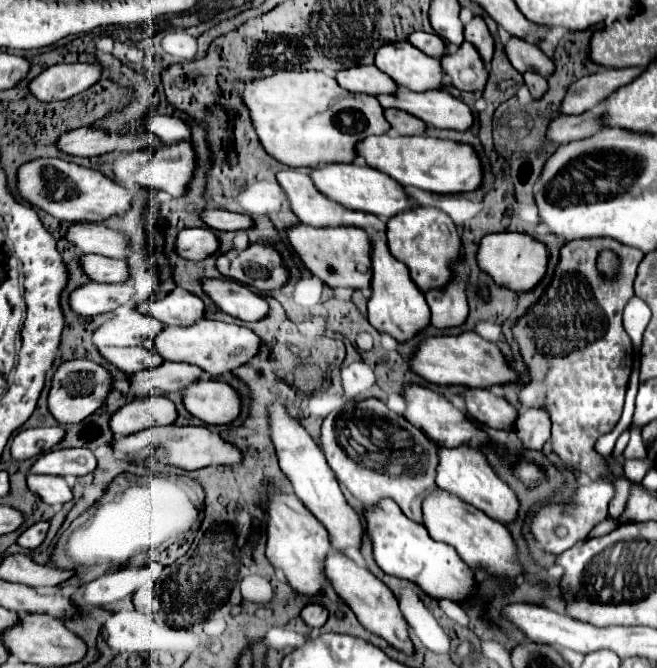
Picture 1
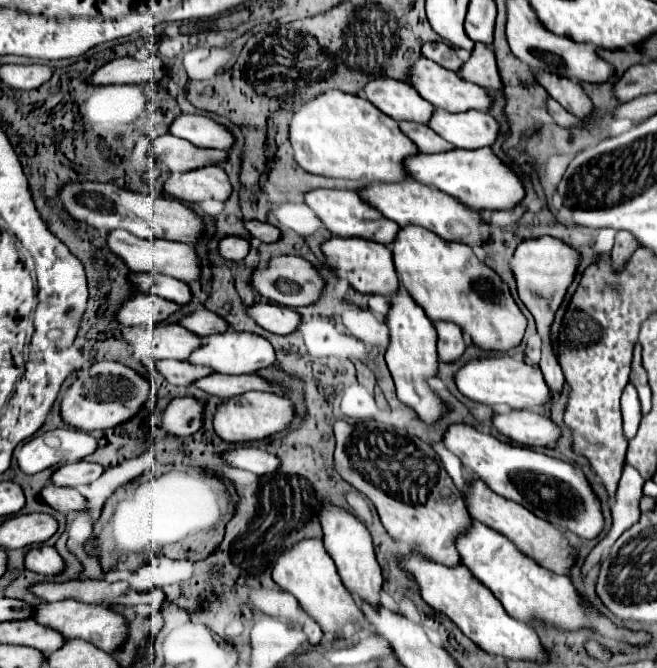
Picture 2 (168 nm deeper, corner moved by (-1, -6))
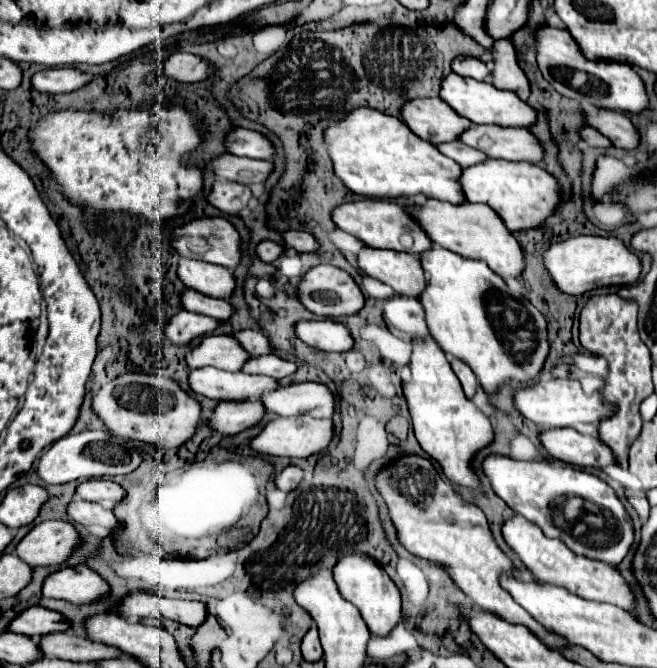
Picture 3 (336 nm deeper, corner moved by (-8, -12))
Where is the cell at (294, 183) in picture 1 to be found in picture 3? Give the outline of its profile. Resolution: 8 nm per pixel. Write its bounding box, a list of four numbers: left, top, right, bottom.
[332,198,434,256]

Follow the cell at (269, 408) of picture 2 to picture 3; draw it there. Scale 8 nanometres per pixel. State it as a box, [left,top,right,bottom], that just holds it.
[252,414,334,458]

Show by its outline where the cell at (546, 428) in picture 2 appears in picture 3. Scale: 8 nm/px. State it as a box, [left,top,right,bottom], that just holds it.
[540,428,616,468]

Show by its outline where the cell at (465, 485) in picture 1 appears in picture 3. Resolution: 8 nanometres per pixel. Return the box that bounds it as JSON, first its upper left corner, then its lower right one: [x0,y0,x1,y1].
[502,516,636,612]

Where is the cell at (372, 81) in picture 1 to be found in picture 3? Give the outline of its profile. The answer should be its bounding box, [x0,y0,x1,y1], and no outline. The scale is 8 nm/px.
[402,98,472,144]

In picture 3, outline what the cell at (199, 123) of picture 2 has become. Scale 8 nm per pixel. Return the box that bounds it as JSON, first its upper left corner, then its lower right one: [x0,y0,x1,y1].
[226,128,274,160]

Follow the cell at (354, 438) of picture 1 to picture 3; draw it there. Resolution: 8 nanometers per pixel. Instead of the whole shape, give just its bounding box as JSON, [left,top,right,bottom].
[376,456,570,650]

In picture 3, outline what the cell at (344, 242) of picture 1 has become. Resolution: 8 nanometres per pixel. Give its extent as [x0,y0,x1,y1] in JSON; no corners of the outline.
[358,248,426,298]

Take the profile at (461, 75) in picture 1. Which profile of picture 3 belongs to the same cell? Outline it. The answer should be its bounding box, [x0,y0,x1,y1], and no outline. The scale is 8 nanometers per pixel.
[492,38,530,100]

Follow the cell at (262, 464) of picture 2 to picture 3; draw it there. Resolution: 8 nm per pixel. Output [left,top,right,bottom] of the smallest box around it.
[276,466,304,492]

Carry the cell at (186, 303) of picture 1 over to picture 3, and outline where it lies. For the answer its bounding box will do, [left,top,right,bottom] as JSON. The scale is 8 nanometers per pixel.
[234,330,272,356]

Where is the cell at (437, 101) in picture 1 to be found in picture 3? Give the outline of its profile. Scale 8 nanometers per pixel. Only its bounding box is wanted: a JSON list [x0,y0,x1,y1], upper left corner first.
[460,126,544,164]

